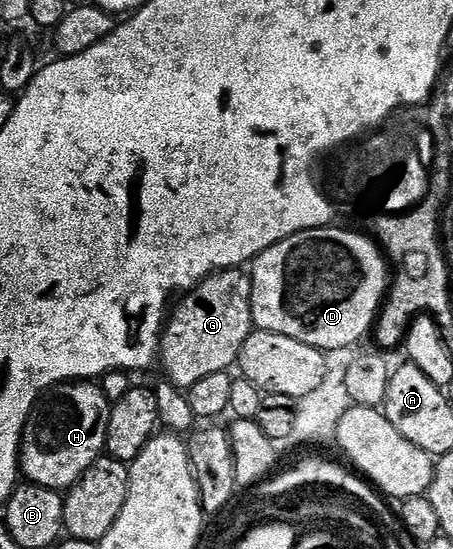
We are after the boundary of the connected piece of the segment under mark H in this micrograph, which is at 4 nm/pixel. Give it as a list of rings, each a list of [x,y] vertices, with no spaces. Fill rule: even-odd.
[[[94,381],[63,383],[53,388],[26,424],[20,452],[21,474],[25,478],[27,475],[35,487],[50,487],[59,493],[73,487],[97,459],[103,458],[111,406]]]

